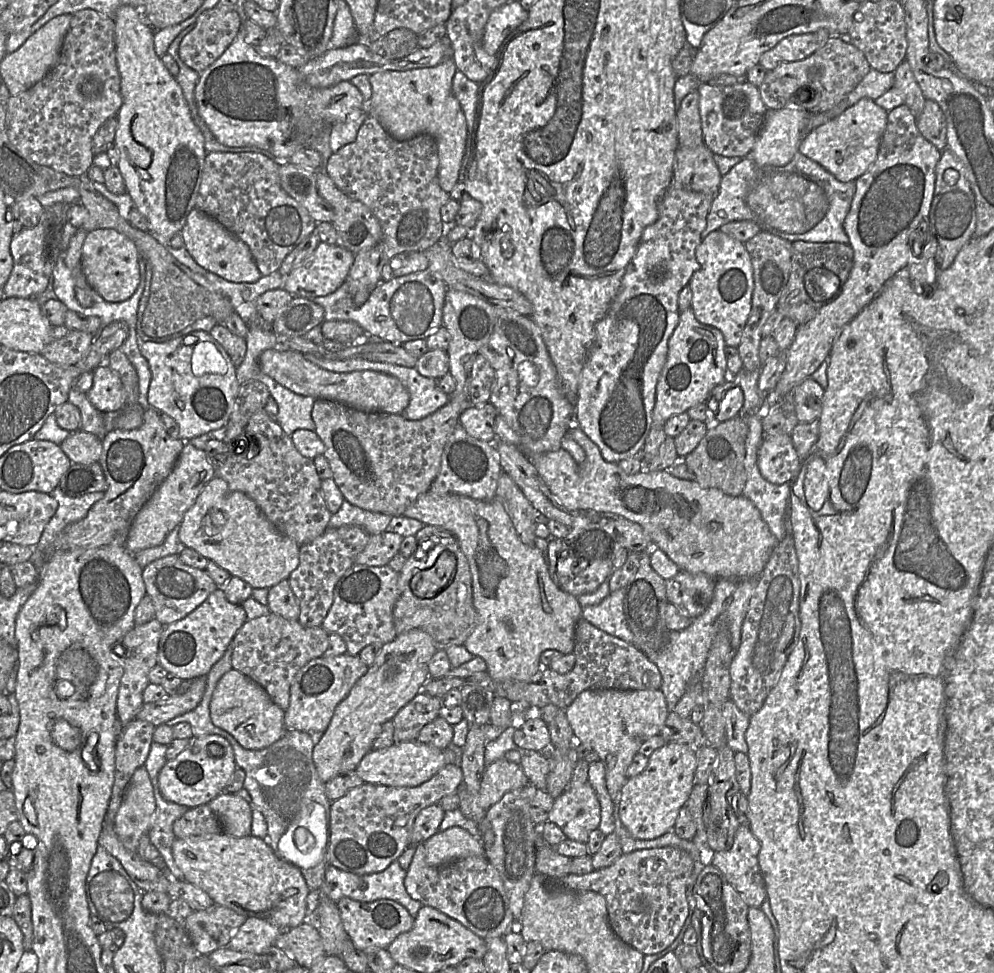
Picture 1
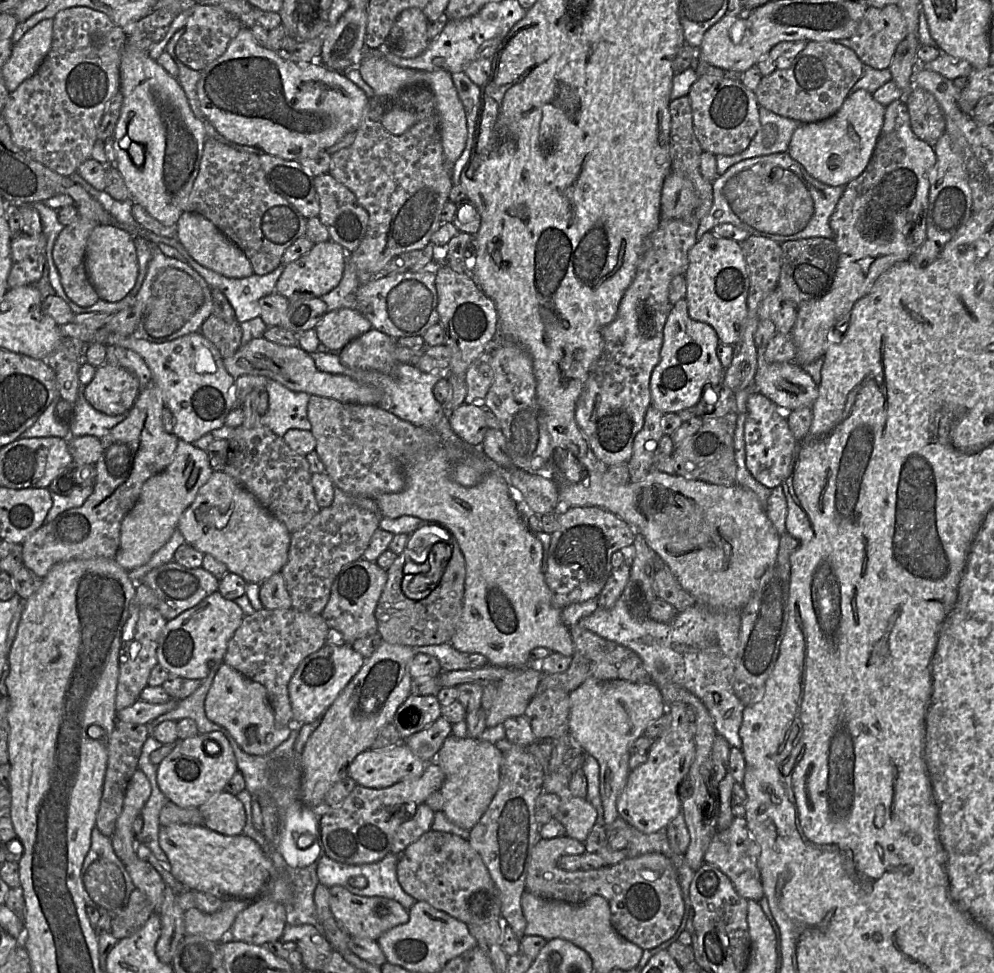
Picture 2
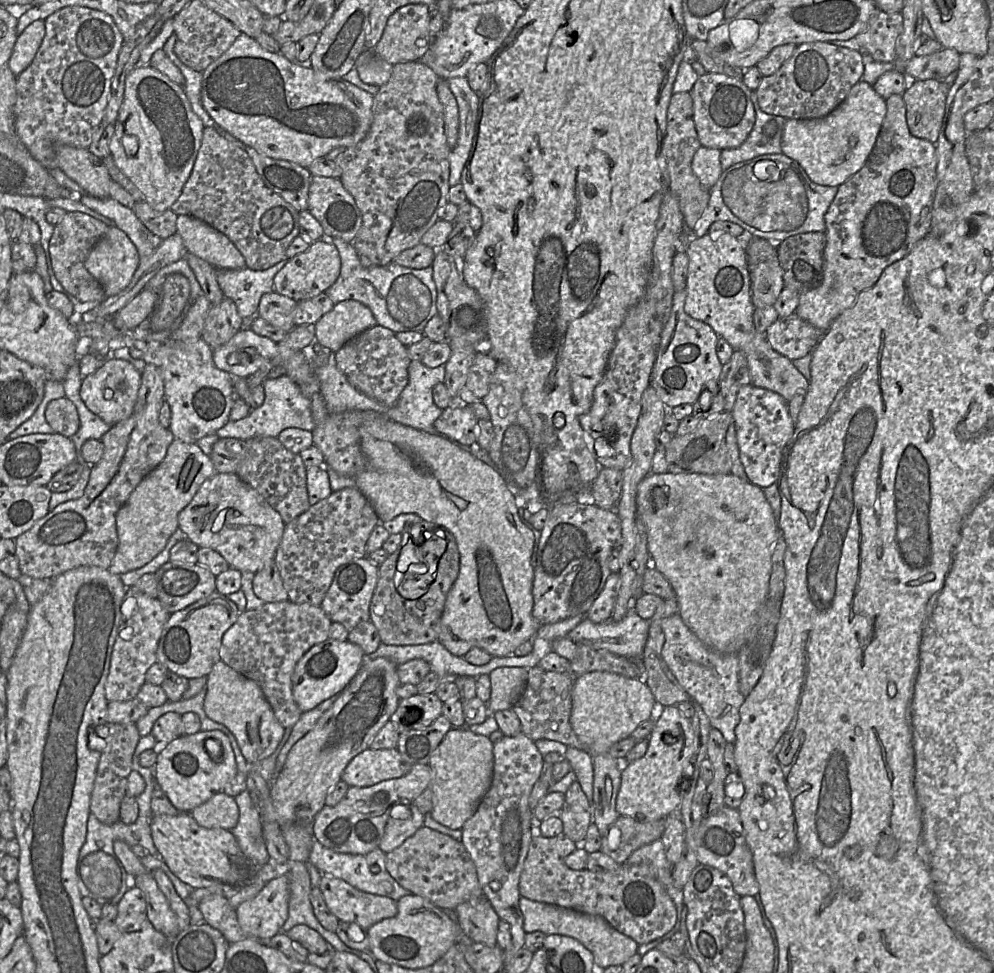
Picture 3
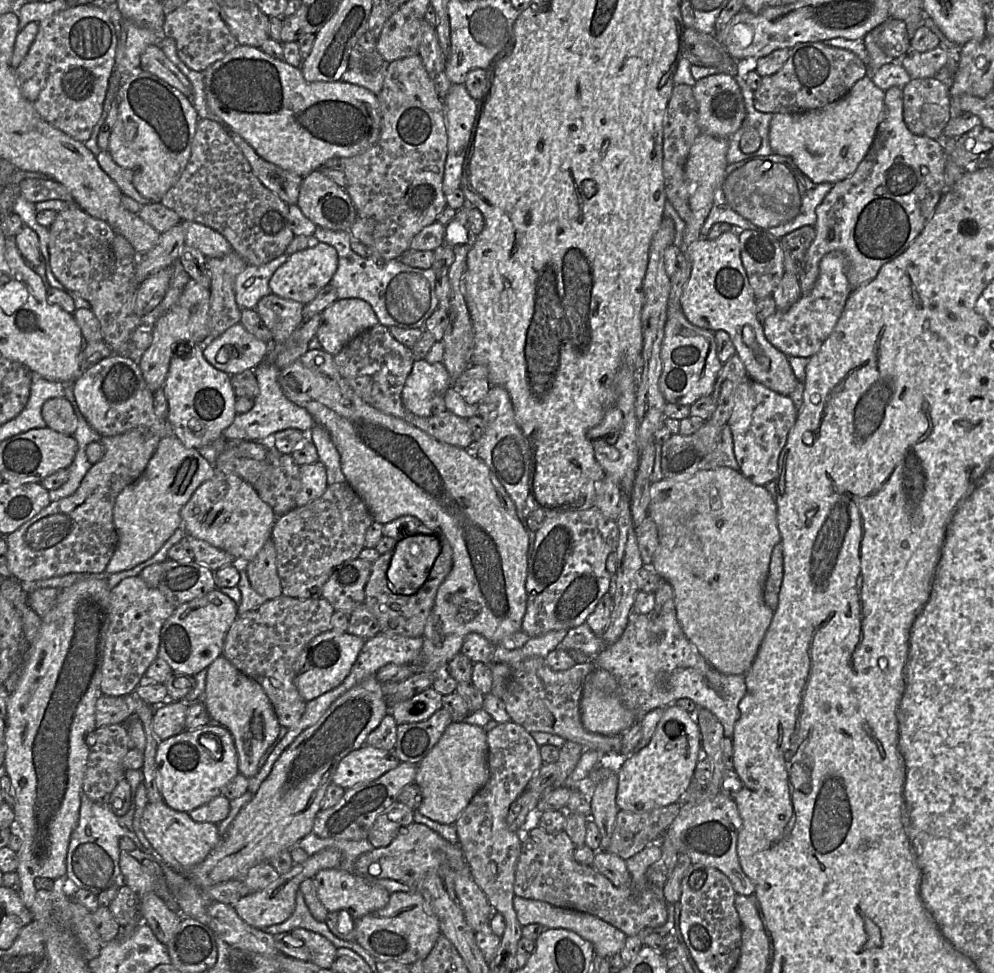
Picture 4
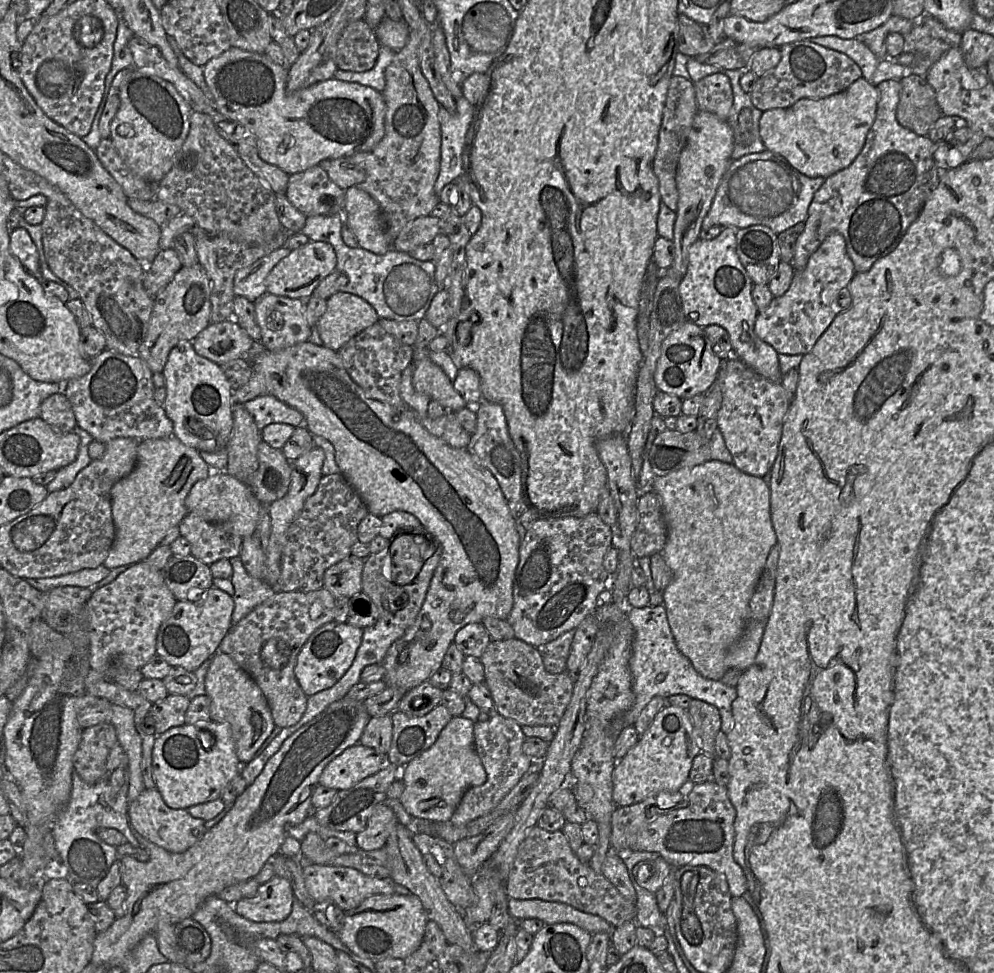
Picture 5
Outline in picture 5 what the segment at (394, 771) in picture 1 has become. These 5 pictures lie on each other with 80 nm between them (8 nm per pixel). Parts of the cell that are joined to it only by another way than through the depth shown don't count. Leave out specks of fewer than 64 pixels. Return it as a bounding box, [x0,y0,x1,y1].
[319,743,390,790]

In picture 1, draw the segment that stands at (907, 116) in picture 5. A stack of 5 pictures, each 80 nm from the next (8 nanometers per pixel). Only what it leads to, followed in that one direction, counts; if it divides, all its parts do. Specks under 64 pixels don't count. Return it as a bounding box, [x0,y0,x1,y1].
[915,99,947,151]

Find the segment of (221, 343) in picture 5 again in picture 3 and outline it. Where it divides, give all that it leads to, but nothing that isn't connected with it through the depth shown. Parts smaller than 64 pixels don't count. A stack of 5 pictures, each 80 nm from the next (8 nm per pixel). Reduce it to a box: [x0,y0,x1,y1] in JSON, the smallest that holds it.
[213,328,277,378]

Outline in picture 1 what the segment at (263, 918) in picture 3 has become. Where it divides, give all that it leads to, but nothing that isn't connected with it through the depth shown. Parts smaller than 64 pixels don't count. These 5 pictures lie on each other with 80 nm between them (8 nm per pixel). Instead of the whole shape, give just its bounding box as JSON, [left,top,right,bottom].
[227,917,283,954]

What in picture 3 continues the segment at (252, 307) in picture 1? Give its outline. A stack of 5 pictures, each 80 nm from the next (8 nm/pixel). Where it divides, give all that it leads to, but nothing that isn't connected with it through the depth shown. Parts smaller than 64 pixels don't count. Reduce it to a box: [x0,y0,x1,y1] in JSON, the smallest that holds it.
[216,259,288,319]

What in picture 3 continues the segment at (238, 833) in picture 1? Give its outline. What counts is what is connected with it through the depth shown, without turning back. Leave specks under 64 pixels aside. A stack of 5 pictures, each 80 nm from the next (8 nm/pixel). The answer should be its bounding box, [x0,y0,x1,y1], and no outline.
[190,792,239,831]

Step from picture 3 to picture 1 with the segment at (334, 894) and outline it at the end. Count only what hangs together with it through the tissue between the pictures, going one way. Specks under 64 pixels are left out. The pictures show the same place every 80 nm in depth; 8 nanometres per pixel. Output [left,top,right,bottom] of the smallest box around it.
[337,897,414,951]

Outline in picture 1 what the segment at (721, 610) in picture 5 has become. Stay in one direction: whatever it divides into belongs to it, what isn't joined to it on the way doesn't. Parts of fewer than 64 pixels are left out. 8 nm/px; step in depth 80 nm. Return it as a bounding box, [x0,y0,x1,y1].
[531,408,778,580]

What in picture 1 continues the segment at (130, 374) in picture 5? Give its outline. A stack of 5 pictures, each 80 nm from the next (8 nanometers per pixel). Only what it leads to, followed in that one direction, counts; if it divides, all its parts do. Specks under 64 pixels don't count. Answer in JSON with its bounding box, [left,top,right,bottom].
[86,366,126,413]

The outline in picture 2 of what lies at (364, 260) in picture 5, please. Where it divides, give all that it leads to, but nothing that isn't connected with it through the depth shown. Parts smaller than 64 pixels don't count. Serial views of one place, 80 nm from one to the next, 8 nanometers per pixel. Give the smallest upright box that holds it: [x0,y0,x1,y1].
[320,253,439,341]

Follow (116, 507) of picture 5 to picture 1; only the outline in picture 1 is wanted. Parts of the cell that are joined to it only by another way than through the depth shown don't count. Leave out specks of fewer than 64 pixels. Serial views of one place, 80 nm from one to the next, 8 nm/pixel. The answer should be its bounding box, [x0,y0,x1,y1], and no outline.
[125,442,215,554]

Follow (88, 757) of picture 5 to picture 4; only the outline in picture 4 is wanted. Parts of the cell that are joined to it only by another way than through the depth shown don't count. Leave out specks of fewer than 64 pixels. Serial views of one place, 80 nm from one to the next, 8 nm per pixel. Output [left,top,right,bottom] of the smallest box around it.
[83,724,134,801]

